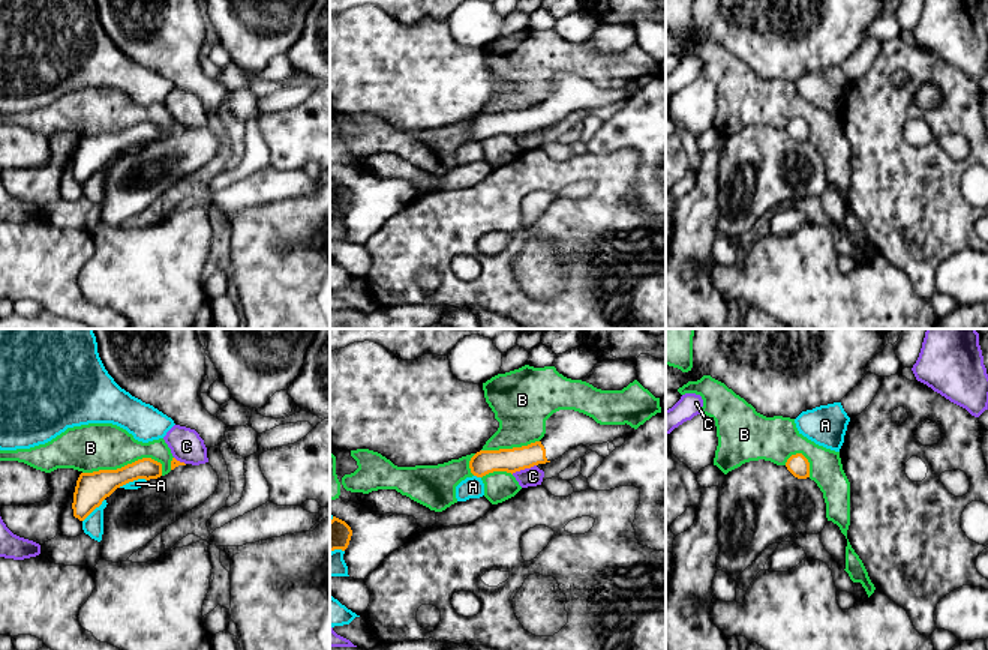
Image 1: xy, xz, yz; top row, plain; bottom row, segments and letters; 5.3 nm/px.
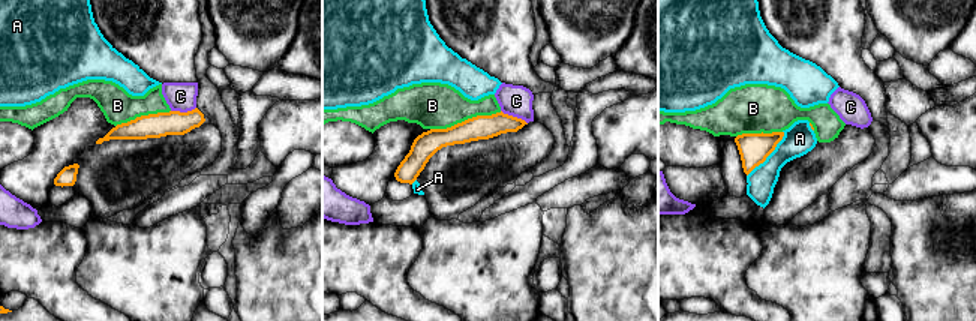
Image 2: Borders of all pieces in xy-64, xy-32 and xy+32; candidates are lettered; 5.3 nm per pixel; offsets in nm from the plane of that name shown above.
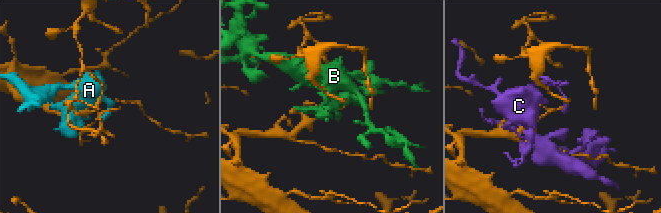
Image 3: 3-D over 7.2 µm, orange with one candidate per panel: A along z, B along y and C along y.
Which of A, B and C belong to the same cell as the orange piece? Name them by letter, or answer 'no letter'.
no letter

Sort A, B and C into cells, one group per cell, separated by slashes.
A / B / C

